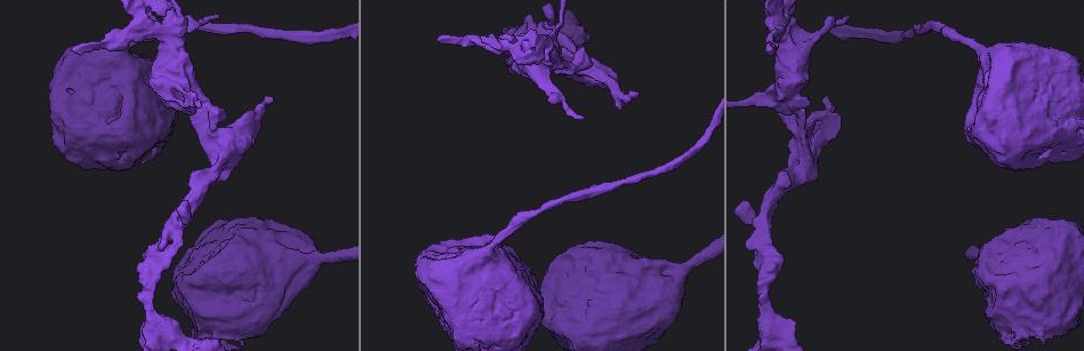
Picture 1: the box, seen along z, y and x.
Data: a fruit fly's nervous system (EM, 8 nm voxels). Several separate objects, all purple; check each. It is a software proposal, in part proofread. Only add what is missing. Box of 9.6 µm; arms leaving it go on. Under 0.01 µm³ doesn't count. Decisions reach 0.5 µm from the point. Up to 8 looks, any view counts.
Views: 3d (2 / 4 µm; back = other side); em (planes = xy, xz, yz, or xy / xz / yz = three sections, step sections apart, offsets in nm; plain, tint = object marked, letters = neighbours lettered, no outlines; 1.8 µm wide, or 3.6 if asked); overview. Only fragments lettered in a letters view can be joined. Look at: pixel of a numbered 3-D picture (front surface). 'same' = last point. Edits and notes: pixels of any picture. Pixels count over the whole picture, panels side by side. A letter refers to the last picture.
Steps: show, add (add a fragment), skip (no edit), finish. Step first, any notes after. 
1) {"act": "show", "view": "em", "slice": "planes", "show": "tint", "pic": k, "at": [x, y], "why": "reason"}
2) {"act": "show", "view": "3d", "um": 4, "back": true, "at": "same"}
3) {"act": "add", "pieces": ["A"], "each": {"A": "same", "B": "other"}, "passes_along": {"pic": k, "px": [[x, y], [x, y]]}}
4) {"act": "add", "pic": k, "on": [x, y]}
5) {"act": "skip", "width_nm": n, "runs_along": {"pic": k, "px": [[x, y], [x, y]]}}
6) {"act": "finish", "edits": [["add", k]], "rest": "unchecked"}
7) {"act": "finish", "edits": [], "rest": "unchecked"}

{"act": "show", "view": "em", "slice": "xz", "step": 16, "show": "tint", "pic": 1, "at": [248, 135], "why": "sharp bend"}

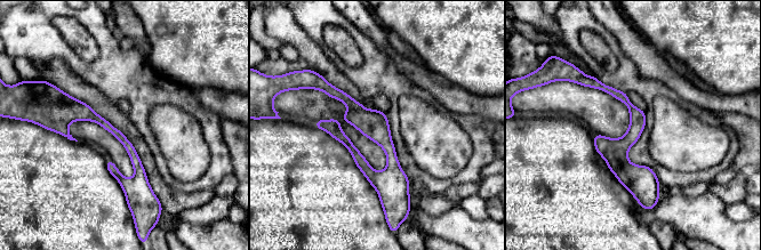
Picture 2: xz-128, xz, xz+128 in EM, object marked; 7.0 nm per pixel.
{"act": "show", "view": "em", "slice": "yz", "step": 8, "show": "letters", "at": "same", "why": "cut it another way"}

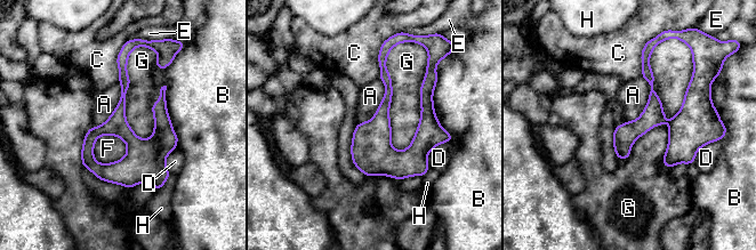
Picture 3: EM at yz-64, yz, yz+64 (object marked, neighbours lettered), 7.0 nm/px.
{"act": "skip", "each": {"A": "other", "B": "other", "C": "other", "D": "other", "E": "other", "F": "other", "G": "other", "H": "other"}, "border": {"pic": 3, "px": [[379, 78], [383, 99], [358, 123]]}, "found": "none of them fits"}

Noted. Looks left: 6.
{"act": "show", "view": "3d", "um": 2, "pic": 1, "at": [174, 250], "why": "branch stops here"}

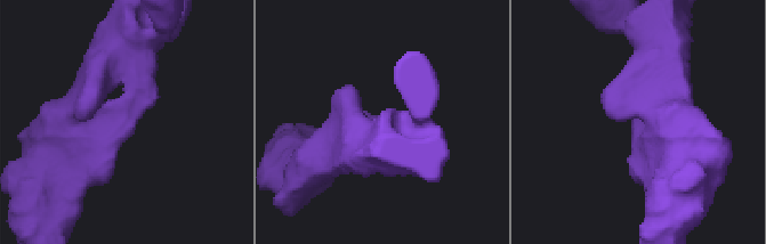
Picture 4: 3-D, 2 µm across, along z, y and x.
{"act": "show", "view": "em", "slice": "xz", "step": 8, "show": "tint", "pic": 4, "at": [634, 122], "why": "shape alone is not enough"}

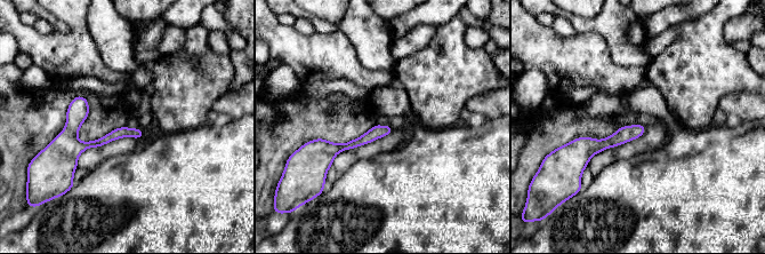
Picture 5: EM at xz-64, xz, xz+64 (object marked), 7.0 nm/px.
{"act": "show", "view": "em", "slice": "planes", "show": "letters", "at": "same", "why": "another direction"}

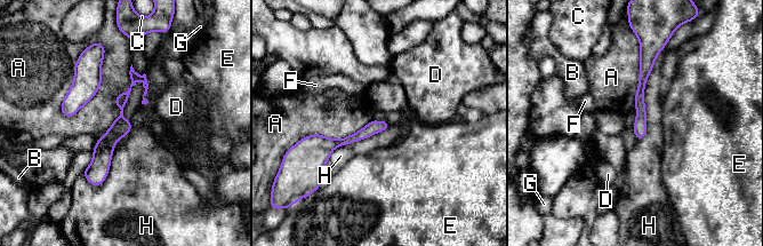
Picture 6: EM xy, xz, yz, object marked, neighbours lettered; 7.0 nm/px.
{"act": "skip", "each": {"A": "other", "B": "other", "C": "other", "D": "other", "E": "other", "F": "other", "G": "other", "H": "other"}, "found": "no lettered fragment goes on from it"}

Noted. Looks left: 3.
{"act": "show", "view": "3d", "um": 2, "pic": 1, "at": [761, 102], "why": "sudden change in width"}

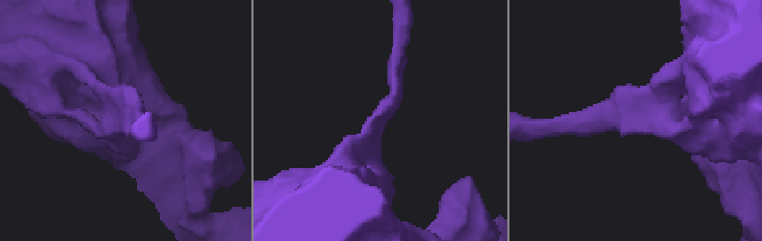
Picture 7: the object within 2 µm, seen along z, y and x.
{"act": "show", "view": "em", "slice": "planes", "show": "plain", "pic": 7, "at": [641, 123]}

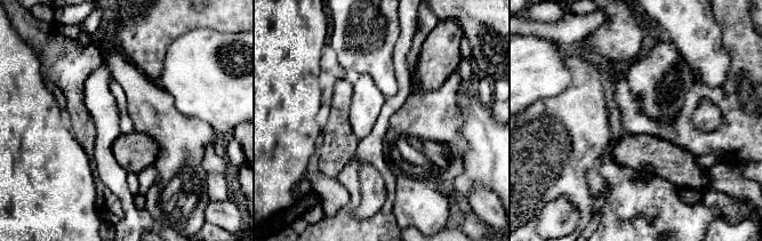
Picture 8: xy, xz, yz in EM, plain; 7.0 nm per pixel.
{"act": "show", "view": "em", "slice": "planes", "show": "letters", "at": "same", "why": "what lies round it"}

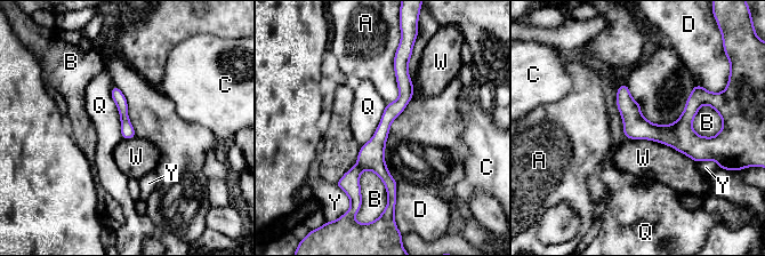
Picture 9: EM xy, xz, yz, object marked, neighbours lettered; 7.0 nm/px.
{"act": "skip", "each": {"A": "other", "B": "other", "C": "other", "D": "other", "Q": "other", "W": "other", "Y": "other"}, "runs_along": {"pic": 9, "px": [[400, 62], [403, 101], [355, 172], [356, 191]]}, "found": "no lettered fragment goes on from it"}

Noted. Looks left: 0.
{"act": "finish", "edits": [], "rest": "unchecked"}

